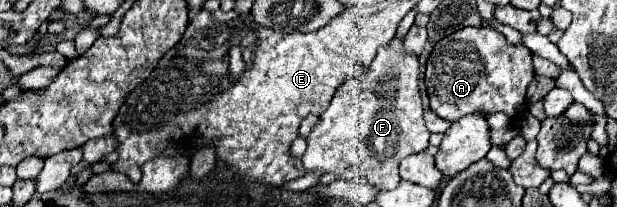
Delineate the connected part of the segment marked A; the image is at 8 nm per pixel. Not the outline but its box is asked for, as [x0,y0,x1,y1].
[426,27,534,121]

